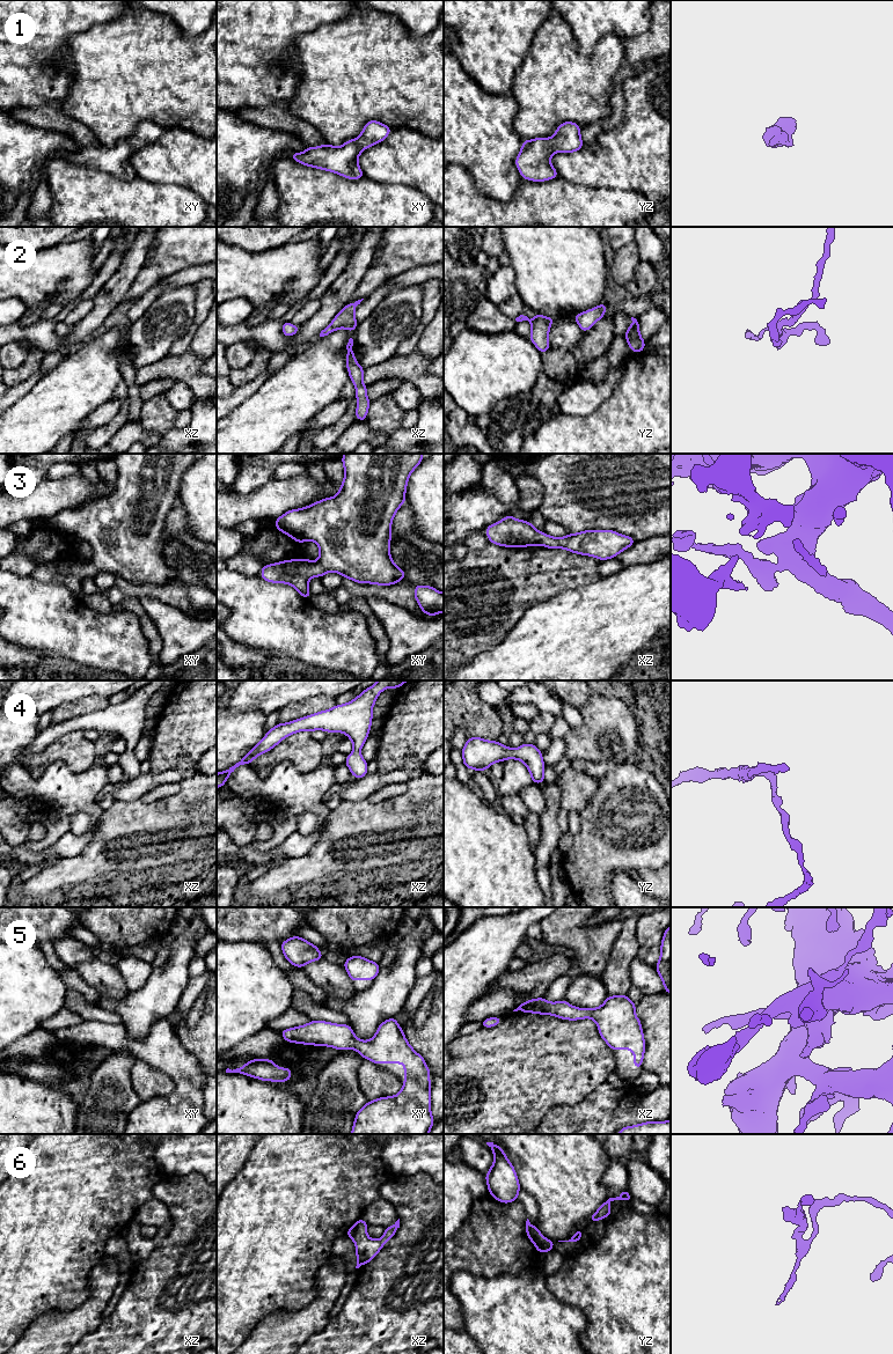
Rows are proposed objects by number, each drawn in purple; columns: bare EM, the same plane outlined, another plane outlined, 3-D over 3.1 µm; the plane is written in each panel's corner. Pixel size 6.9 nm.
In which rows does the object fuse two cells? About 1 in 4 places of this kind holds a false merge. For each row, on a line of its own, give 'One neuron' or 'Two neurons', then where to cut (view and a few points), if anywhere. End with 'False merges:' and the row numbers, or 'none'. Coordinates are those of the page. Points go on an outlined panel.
1: One neuron. No split
2: One neuron. No split
3: One neuron. No split
4: One neuron. No split
5: One neuron. No split
6: One neuron. No split
False merges: none

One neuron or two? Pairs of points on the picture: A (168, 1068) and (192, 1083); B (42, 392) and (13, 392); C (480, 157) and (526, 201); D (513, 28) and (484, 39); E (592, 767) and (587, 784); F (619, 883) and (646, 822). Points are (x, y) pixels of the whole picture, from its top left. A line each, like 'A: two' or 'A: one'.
A: one
B: two
C: two
D: one
E: two
F: two

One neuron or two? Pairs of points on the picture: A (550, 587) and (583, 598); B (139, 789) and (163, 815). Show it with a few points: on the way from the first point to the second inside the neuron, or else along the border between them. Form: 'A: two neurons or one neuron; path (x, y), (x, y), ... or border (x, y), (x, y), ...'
A: two neurons; border (588, 584), (562, 590), (538, 603)
B: two neurons; border (138, 799), (116, 801)

